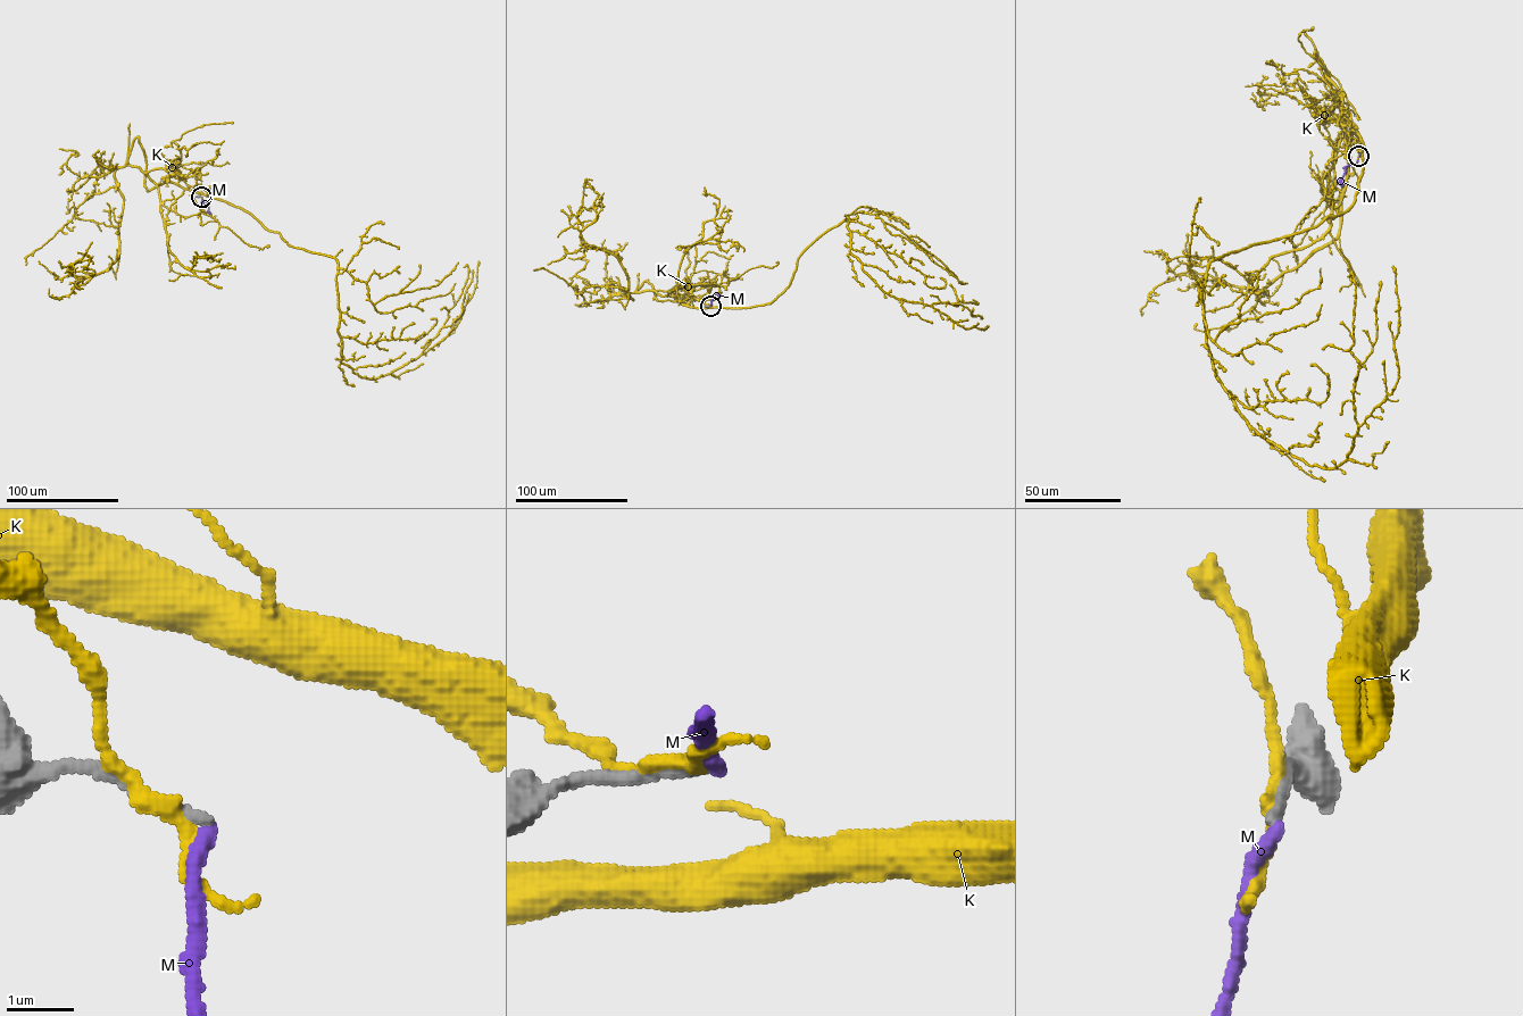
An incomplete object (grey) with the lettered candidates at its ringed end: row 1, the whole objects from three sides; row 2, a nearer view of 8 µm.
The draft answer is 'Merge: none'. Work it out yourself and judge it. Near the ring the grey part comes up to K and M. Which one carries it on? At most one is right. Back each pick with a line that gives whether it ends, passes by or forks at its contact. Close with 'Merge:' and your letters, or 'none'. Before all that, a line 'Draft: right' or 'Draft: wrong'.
Draft: right
Merge: none

